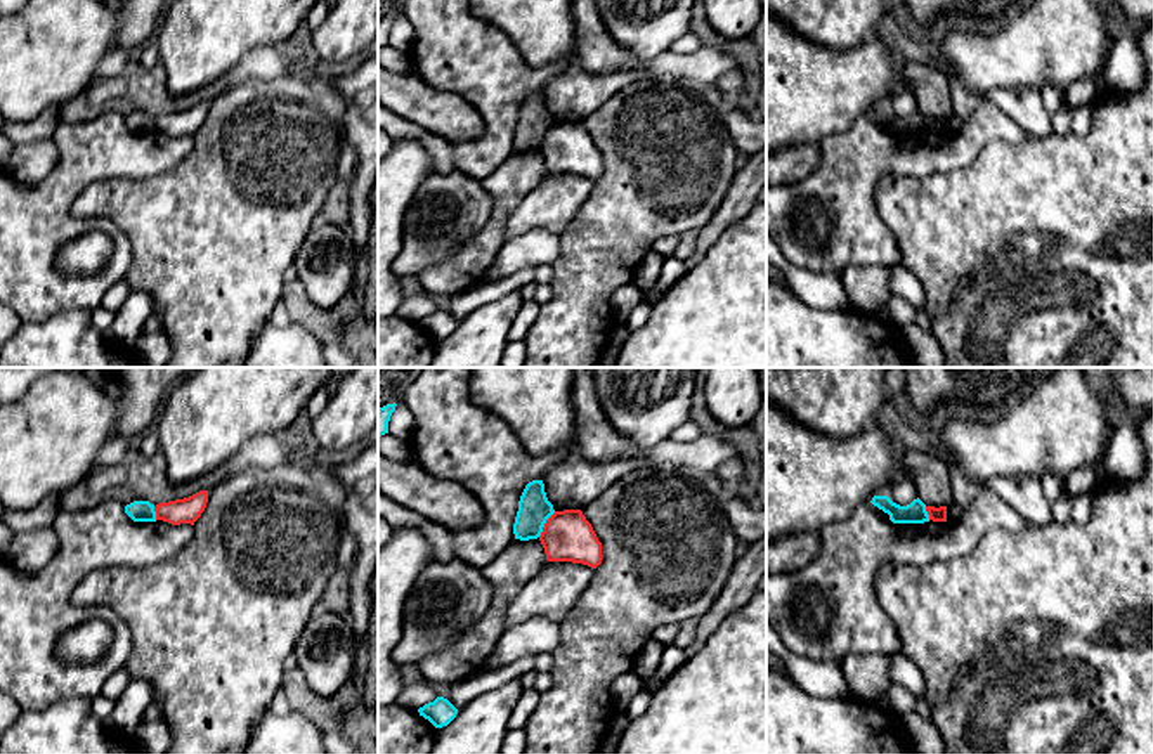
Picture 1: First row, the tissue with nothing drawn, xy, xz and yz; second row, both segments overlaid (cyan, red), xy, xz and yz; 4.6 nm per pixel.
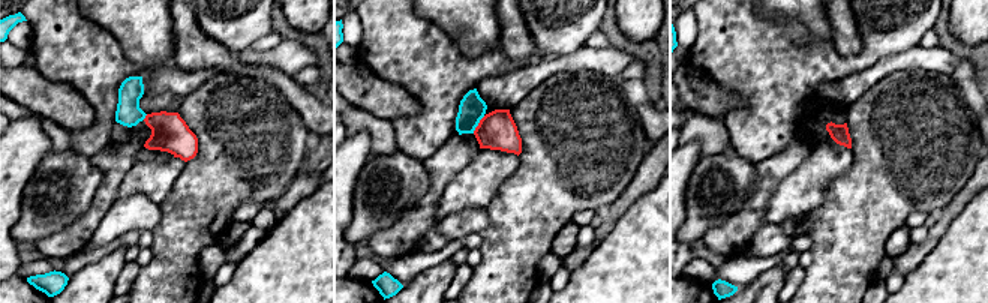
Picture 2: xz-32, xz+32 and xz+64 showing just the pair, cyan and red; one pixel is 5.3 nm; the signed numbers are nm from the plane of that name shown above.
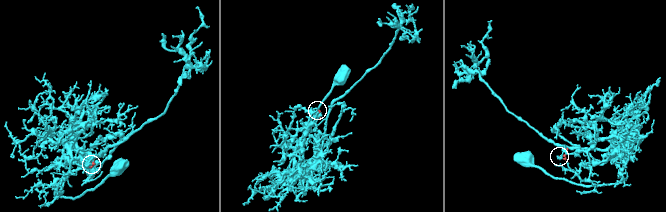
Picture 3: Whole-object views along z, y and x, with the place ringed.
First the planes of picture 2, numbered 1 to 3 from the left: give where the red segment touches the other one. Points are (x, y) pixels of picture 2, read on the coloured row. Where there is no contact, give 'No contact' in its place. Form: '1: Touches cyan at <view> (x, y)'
1: Touches cyan at xz-32 (144, 117)
2: Touches cyan at xz+32 (477, 125)
3: No contact

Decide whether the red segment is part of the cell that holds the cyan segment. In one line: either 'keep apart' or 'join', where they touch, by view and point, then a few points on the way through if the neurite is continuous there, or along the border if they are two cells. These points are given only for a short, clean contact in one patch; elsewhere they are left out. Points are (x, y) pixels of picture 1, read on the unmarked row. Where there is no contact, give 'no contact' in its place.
keep apart | xz (545, 134) | along xz (555, 123), (538, 148)

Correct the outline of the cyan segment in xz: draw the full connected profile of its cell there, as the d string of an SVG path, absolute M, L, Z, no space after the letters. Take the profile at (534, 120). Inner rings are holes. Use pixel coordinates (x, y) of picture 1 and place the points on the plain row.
M543 92L529 94L518 113L518 123L513 135L515 151L537 151L543 144L546 132L553 125L555 121L546 109Z

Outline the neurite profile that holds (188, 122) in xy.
M199 102L189 109L160 114L154 118L156 132L168 133L172 137L191 135L201 128L208 114L208 102Z

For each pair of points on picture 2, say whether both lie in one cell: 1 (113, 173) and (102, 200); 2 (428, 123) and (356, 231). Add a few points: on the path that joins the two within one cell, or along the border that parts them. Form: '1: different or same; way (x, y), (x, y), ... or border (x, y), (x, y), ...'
1: same; way (111, 179), (105, 194)
2: different; border (399, 149), (422, 162)

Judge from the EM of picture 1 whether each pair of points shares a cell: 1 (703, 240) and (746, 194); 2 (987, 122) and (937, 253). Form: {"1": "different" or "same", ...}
{"1": "same", "2": "different"}

